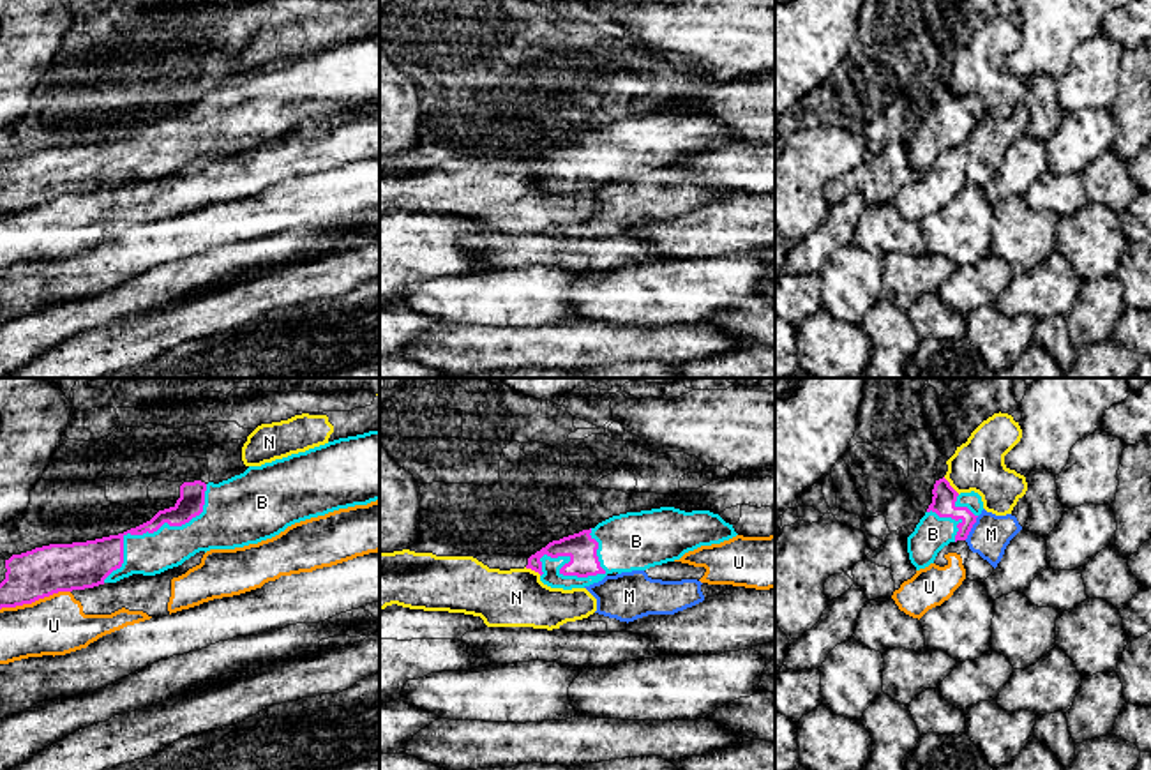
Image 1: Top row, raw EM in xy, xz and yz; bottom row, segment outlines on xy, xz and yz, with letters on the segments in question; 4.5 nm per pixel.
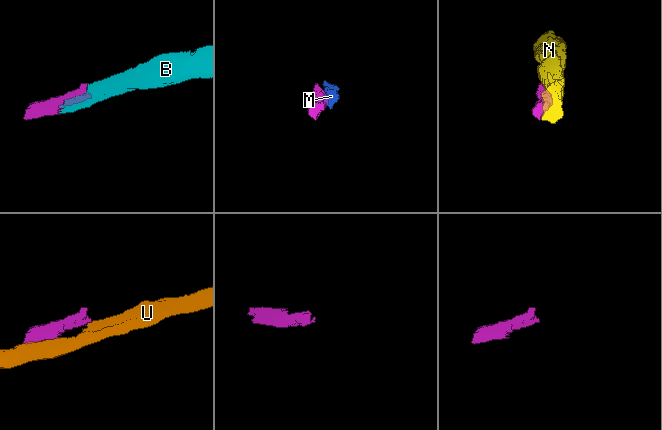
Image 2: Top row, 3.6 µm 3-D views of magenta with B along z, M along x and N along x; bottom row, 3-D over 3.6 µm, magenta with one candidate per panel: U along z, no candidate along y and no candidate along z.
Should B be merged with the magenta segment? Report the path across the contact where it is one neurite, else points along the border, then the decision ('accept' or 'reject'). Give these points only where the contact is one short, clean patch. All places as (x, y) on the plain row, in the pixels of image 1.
accept

